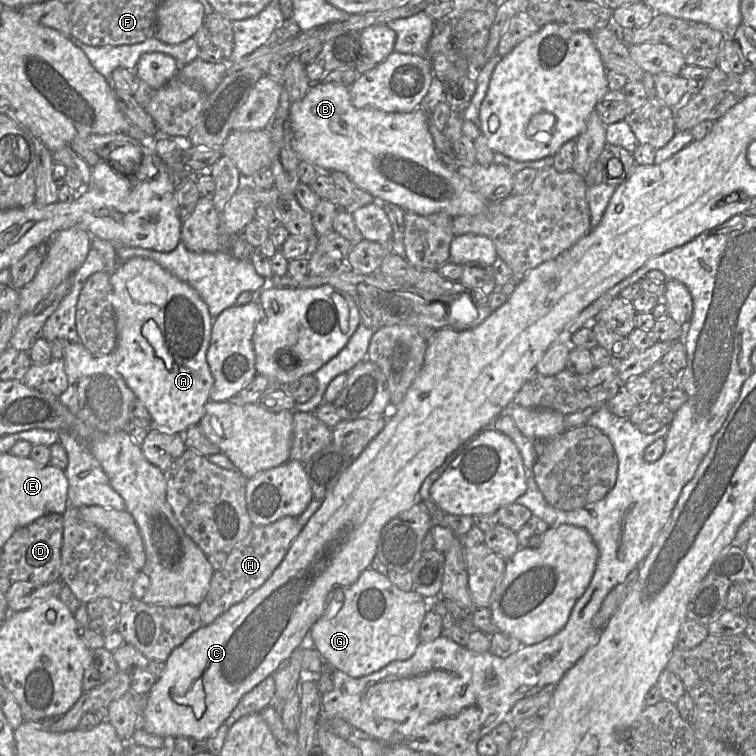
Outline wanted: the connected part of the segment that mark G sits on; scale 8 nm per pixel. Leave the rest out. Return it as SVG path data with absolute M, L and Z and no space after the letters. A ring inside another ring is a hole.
M370 568L342 591L344 601L336 615L325 613L310 630L311 645L324 663L352 678L361 678L414 655L421 642L420 626L429 610L427 599L414 590L397 588L387 576Z

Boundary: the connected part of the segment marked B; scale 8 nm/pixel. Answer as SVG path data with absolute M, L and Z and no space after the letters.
M318 82L311 84L301 100L290 103L289 116L294 150L300 160L313 164L322 172L339 171L346 174L374 198L420 215L444 212L453 218L477 215L488 203L454 167L447 166L439 159L428 127L429 113L420 107L409 113L384 112L374 108L357 109L351 103L350 87Z

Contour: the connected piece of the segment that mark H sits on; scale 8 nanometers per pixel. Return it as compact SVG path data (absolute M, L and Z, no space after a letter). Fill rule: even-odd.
M285 516L263 526L252 525L247 536L228 554L225 565L214 571L210 589L197 606L203 626L213 623L232 606L242 602L261 587L286 556L290 545L301 532L296 517Z

